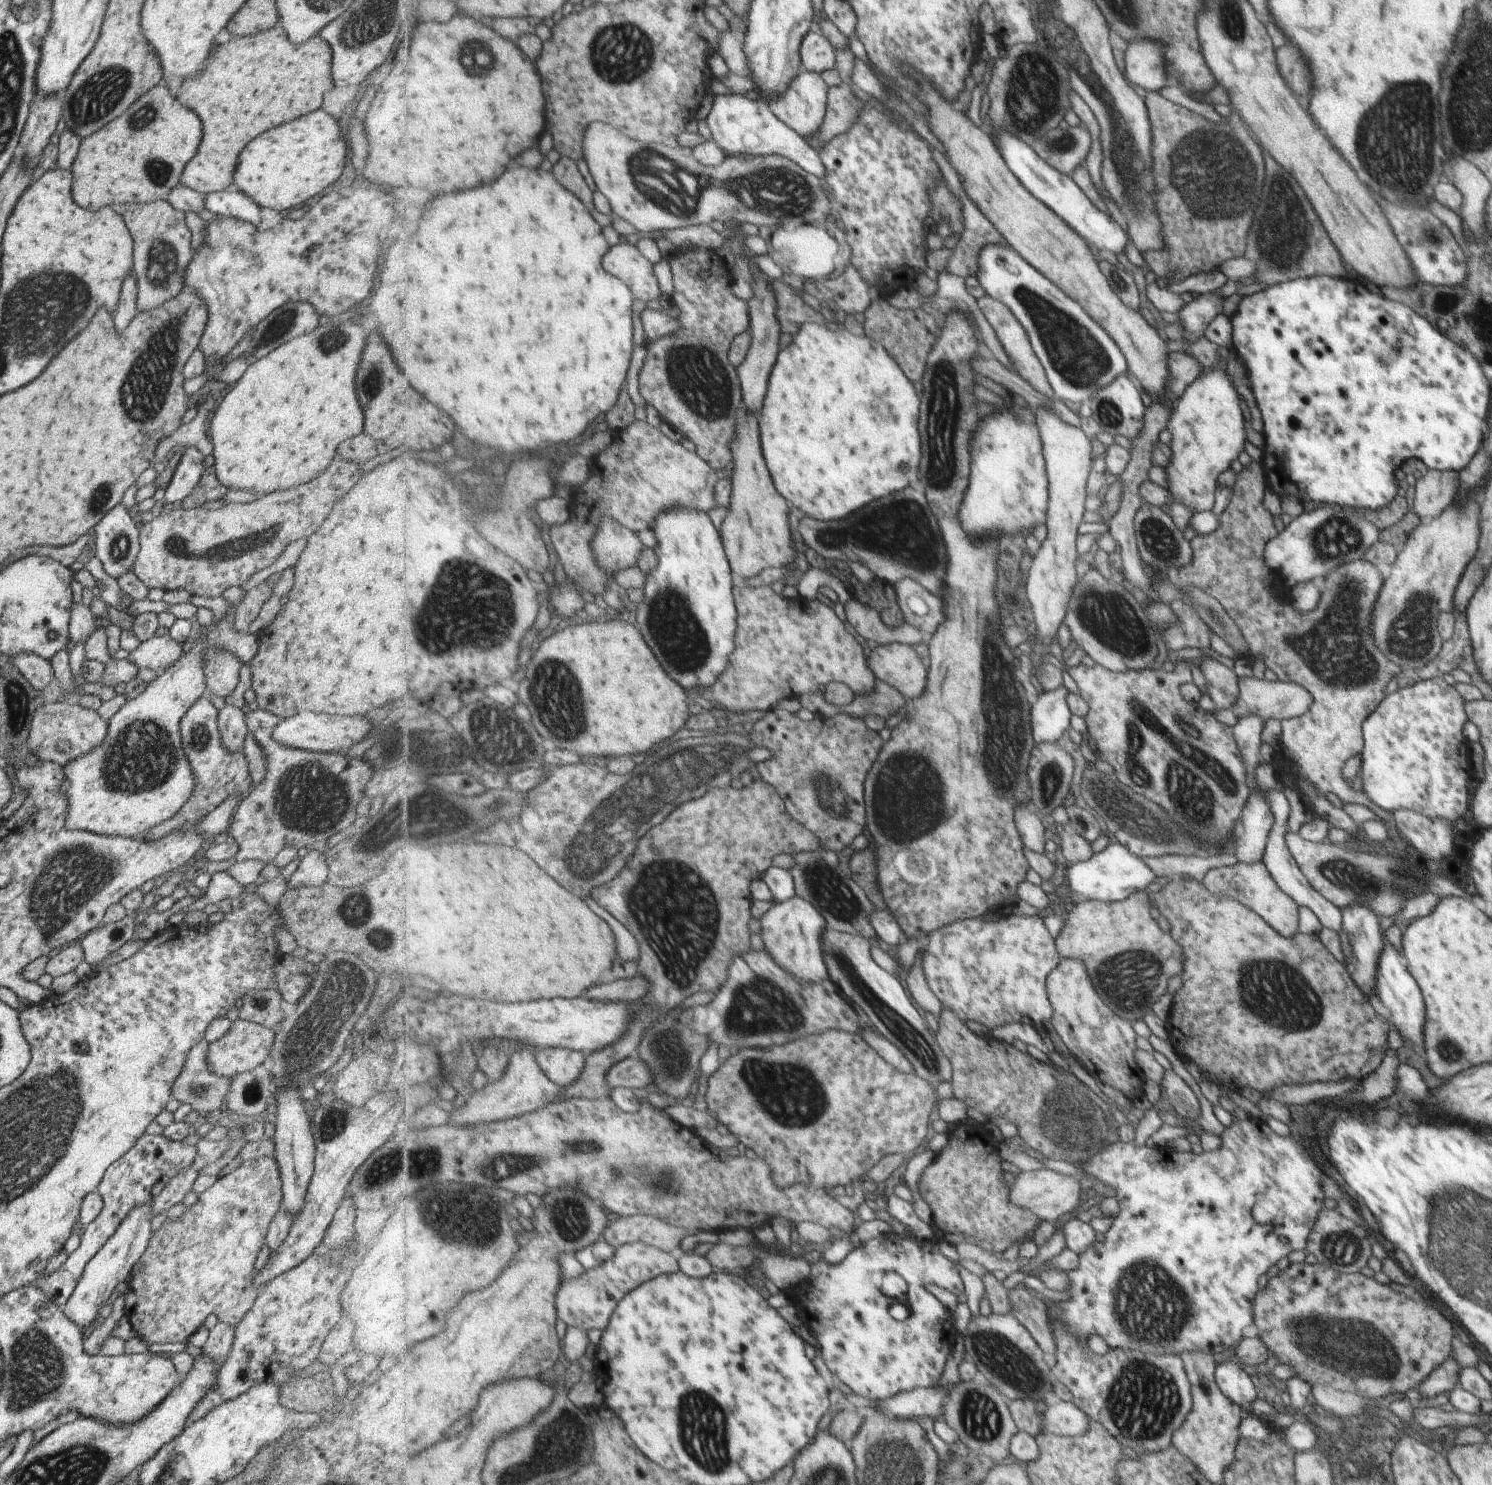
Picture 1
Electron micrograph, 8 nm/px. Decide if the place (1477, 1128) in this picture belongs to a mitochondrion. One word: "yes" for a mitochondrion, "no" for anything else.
no

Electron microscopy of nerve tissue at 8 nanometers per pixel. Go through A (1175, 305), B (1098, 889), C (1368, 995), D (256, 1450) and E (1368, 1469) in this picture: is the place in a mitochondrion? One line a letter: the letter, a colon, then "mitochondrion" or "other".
A: other
B: other
C: other
D: other
E: other

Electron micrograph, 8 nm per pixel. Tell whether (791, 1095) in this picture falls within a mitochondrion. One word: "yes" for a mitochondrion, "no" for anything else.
yes

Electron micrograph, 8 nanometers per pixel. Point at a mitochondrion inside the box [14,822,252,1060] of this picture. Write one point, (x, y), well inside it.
(74, 875)

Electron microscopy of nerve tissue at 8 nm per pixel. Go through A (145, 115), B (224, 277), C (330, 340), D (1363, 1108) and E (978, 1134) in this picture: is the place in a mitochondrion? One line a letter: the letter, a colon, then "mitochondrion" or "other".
A: mitochondrion
B: mitochondrion
C: mitochondrion
D: other
E: other

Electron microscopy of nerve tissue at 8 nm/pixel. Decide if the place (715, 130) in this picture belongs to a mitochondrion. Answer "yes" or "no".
no

